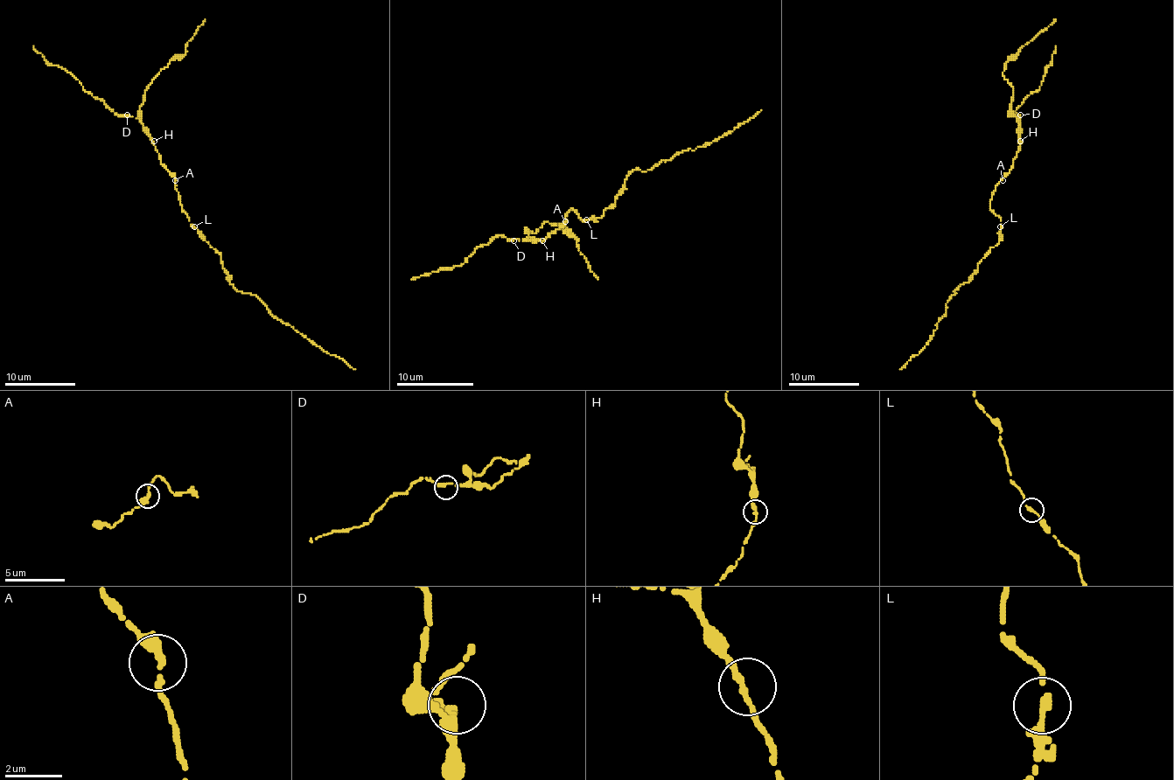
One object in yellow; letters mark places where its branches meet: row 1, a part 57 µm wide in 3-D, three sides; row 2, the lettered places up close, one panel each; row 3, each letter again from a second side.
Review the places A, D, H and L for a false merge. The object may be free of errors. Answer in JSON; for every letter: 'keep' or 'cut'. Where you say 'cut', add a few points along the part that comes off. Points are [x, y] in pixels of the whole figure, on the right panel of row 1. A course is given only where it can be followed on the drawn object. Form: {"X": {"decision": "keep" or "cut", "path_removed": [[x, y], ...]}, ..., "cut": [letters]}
{"A": {"decision": "keep"}, "D": {"decision": "keep"}, "H": {"decision": "keep"}, "L": {"decision": "keep"}, "cut": []}

